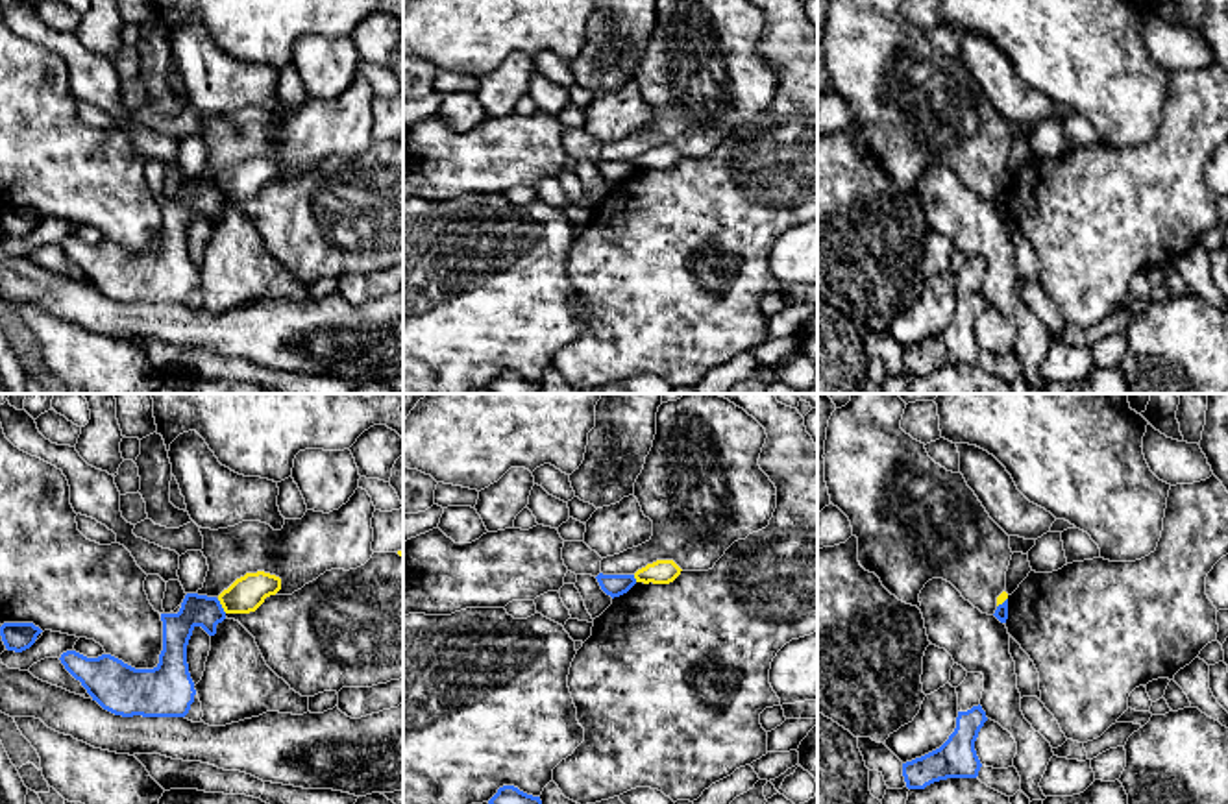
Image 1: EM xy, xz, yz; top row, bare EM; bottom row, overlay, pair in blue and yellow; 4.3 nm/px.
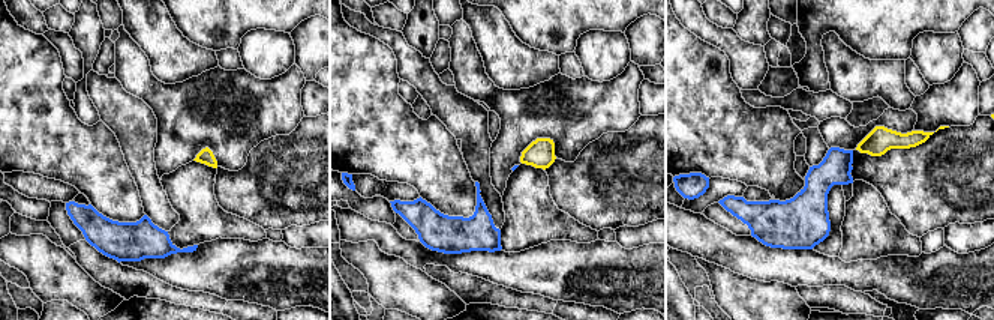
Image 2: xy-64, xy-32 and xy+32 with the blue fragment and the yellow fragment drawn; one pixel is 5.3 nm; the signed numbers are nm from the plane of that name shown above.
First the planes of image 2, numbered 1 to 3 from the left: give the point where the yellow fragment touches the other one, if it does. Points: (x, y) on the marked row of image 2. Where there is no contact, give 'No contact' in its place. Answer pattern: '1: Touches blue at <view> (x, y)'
1: No contact
2: No contact
3: No contact

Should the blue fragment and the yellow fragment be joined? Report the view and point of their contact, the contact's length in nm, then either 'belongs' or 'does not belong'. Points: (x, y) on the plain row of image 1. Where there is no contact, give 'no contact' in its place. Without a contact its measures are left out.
xy (221, 193) | 80 nm | does not belong

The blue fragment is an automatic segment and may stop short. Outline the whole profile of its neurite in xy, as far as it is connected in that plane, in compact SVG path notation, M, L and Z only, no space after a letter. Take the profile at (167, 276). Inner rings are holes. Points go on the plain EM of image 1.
M187 179L178 200L161 200L163 237L154 255L135 255L111 240L87 244L76 237L63 238L59 246L92 286L115 301L185 303L196 281L187 250L189 225L196 213L215 222L224 205L216 183Z

